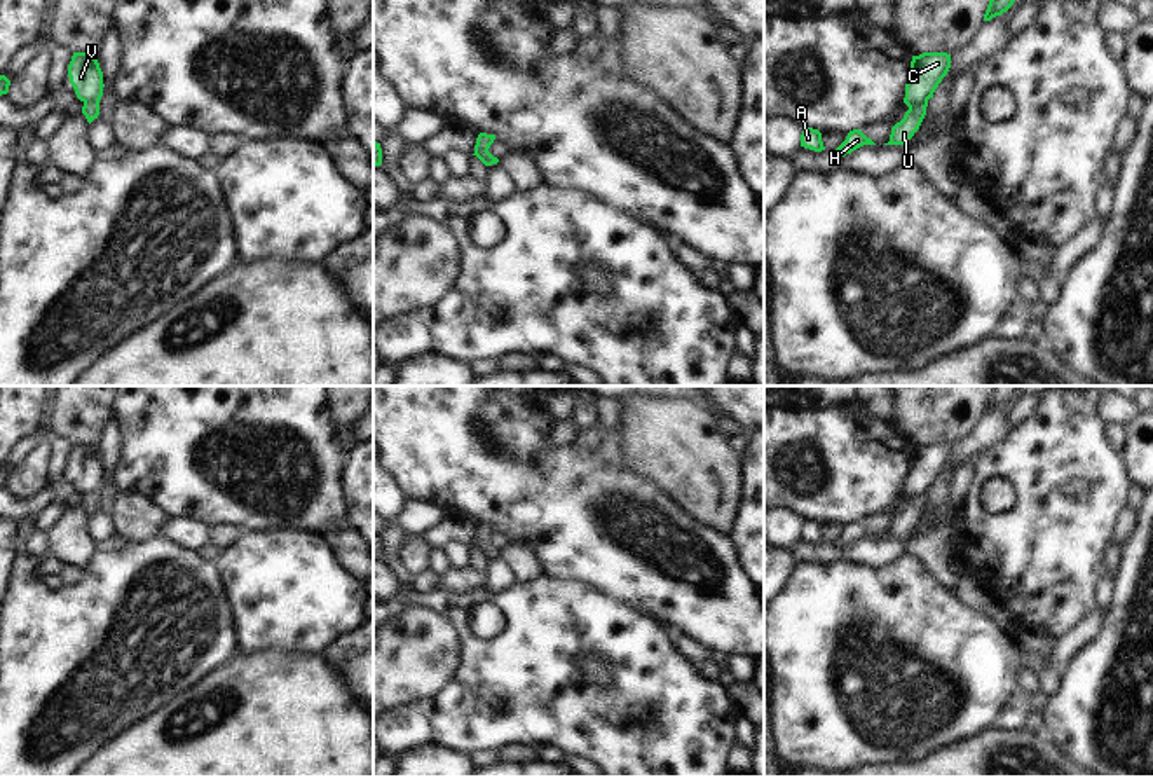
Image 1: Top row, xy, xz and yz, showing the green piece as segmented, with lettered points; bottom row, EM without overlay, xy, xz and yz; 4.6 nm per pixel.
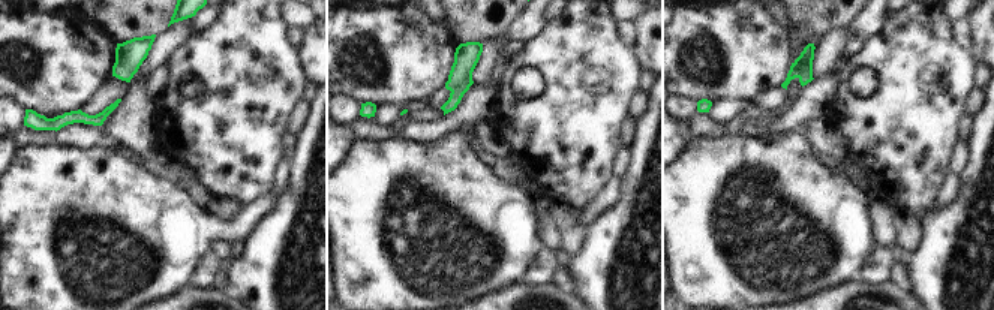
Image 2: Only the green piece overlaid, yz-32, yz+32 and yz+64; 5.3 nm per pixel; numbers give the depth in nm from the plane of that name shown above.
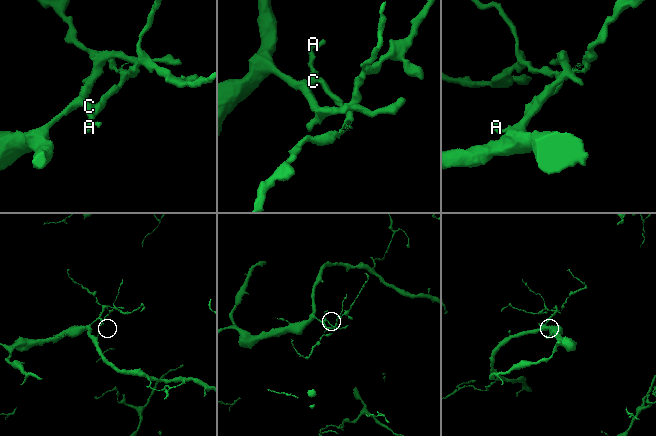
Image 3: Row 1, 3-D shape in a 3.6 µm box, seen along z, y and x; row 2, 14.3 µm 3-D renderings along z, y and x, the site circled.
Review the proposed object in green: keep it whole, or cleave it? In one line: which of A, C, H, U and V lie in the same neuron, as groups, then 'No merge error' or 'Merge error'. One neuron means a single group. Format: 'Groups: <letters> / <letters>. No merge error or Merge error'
Groups: A H U / C V. Merge error

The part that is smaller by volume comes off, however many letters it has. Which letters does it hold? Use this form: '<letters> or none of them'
A, H, U

